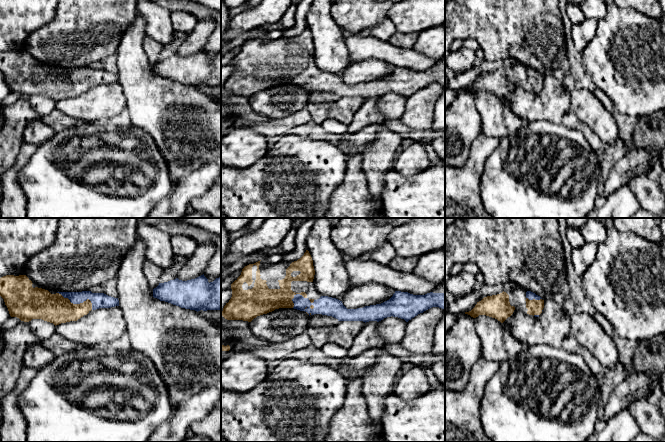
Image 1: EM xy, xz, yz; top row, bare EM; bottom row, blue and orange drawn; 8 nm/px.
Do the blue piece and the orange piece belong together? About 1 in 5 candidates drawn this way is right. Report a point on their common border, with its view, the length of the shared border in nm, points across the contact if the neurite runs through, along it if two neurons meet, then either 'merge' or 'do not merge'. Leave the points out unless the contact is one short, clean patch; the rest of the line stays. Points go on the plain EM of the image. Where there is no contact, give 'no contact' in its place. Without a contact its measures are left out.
contact xy (78, 79); length 320 nm; way xy (99, 76), (87, 75), (78, 79), (71, 82), (54, 84); merge

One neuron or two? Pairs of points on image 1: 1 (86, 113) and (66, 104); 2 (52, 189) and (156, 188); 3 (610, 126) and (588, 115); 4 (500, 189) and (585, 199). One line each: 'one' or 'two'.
1: one
2: one
3: one
4: one

